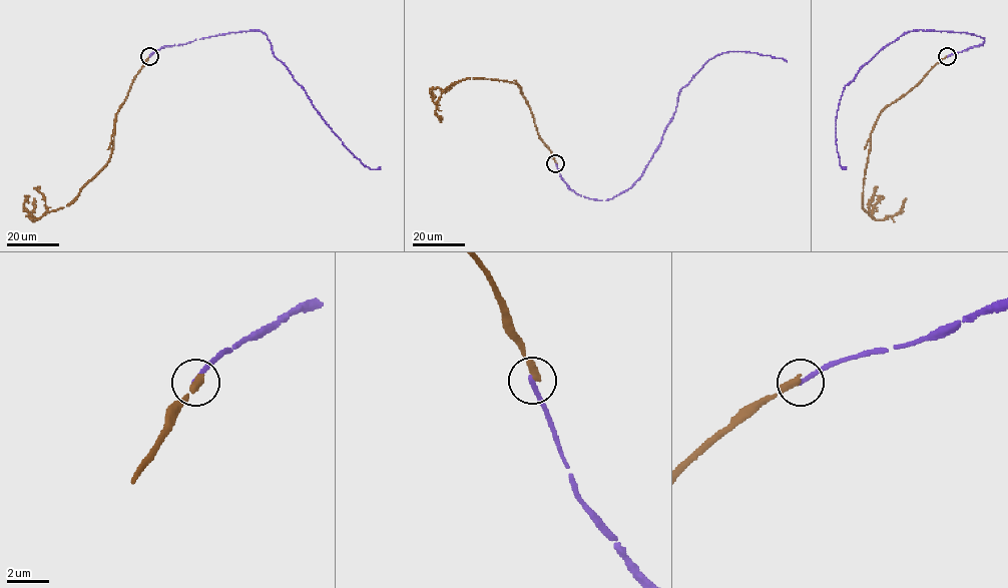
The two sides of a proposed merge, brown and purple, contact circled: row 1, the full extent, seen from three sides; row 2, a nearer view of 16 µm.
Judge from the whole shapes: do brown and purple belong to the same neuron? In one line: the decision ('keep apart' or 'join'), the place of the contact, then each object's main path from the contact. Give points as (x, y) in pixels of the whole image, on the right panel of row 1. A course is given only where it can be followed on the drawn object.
keep apart; place (947, 56); course brown (947, 56), (881, 112), (871, 133), (862, 207), (875, 219), (884, 219), (898, 213), (907, 197); course purple (948, 56), (983, 44), (984, 39), (914, 30), (884, 46), (861, 68), (845, 86), (836, 117), (844, 167)

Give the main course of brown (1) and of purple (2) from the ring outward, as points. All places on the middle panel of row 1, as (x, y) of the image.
1: (555, 162), (516, 84), (472, 78), (453, 82), (437, 105), (440, 122)
2: (555, 163), (576, 193), (612, 198), (641, 175), (679, 91), (707, 61), (727, 51), (785, 59)

